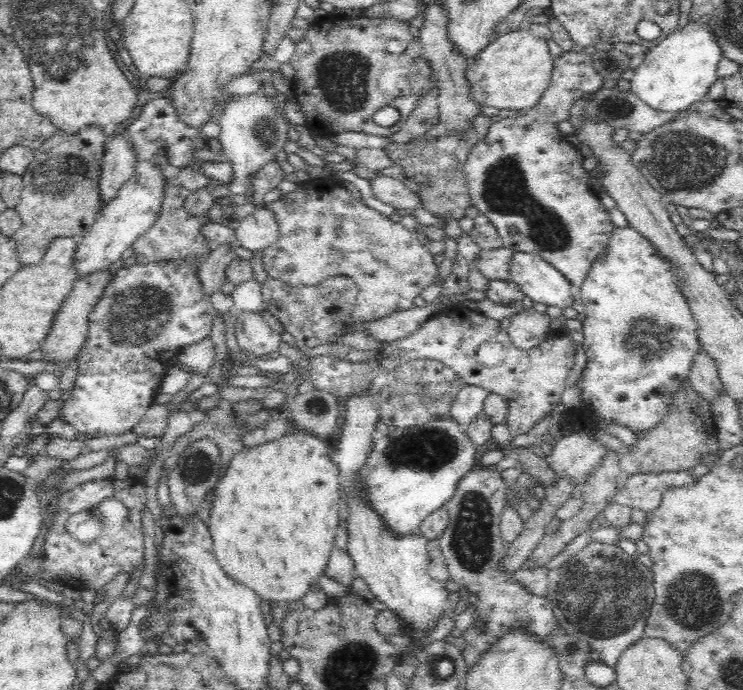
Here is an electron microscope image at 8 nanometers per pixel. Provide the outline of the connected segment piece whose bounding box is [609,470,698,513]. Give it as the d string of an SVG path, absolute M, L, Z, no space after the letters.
M687 470L636 474L628 478L624 488L616 492L609 502L639 508L647 513L662 502L664 488L688 486L694 482L698 482L698 478Z

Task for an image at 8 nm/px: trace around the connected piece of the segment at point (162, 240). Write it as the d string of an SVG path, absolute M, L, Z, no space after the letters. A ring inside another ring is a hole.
M170 185L165 187L164 201L161 214L155 226L140 236L140 239L133 245L131 253L136 258L137 264L153 263L174 263L175 261L190 261L194 265L200 265L212 252L212 245L200 230L208 219L204 216L192 215L185 208L185 203L190 190L180 185Z

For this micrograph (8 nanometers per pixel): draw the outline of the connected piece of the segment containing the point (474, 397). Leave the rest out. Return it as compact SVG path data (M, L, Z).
M463 386L452 402L452 408L449 412L451 418L458 421L460 426L466 428L484 410L484 400L490 393L482 387Z

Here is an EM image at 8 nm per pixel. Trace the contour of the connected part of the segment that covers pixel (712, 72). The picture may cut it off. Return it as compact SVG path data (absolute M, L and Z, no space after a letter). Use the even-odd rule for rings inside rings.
M702 16L671 32L660 44L649 49L631 77L630 91L659 112L687 110L706 99L710 87L718 80L718 63L723 58L722 49L709 27L709 16Z

